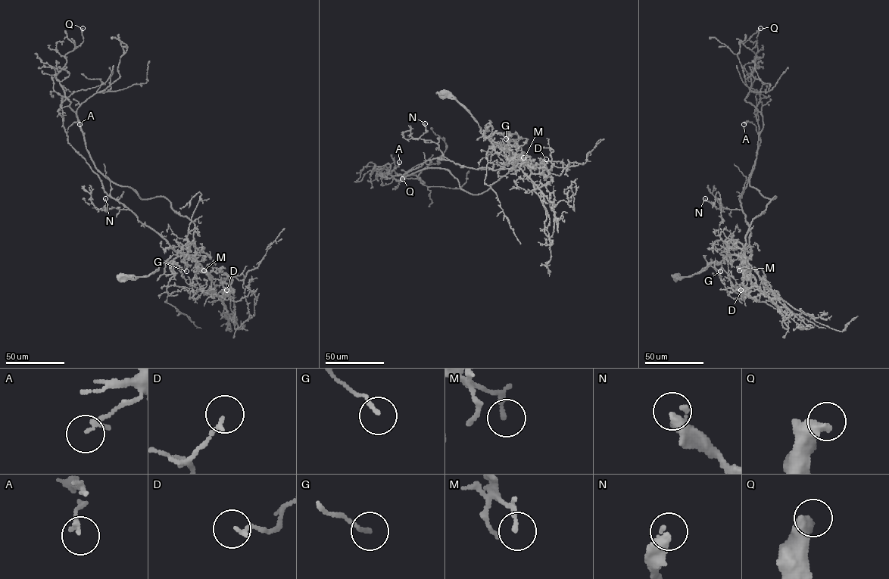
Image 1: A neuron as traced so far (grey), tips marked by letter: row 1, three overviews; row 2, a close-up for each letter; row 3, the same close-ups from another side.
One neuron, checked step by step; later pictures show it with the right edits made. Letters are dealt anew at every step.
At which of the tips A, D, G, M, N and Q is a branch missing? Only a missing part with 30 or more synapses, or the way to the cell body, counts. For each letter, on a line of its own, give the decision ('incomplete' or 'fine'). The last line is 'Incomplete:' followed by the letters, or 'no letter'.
A: fine
D: fine
G: fine
M: fine
N: fine
Q: fine
Incomplete: no letter

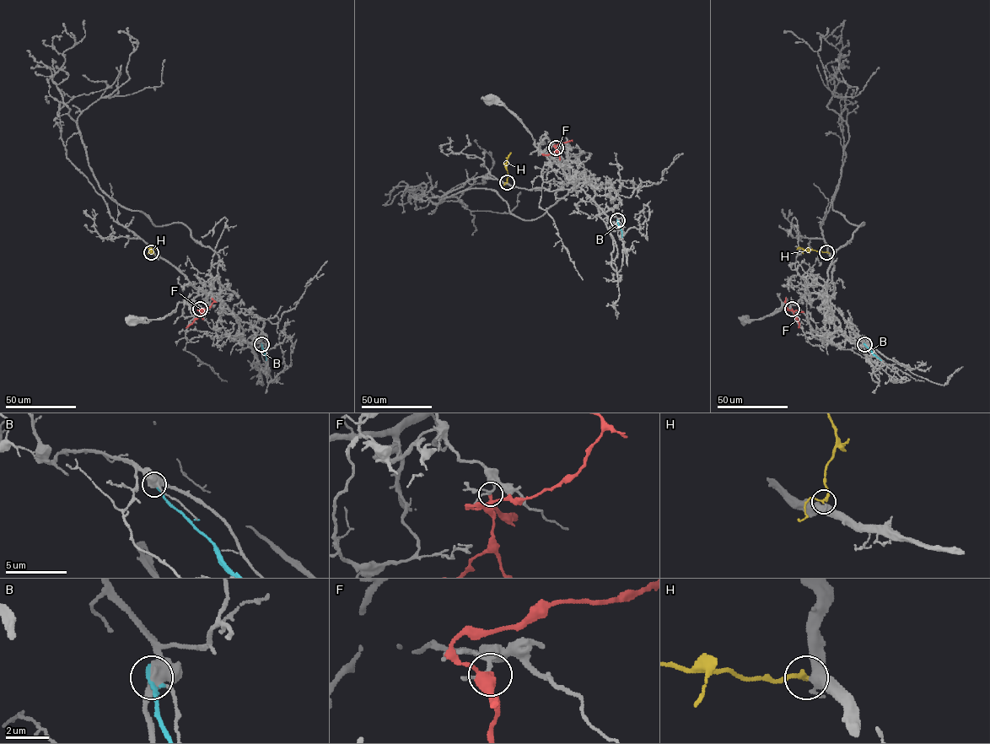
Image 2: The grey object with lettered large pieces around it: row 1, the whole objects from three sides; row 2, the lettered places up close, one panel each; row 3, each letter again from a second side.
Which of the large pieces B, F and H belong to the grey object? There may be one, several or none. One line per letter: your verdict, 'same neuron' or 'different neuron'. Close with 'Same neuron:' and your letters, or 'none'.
B: different neuron
F: different neuron
H: same neuron
Same neuron: H

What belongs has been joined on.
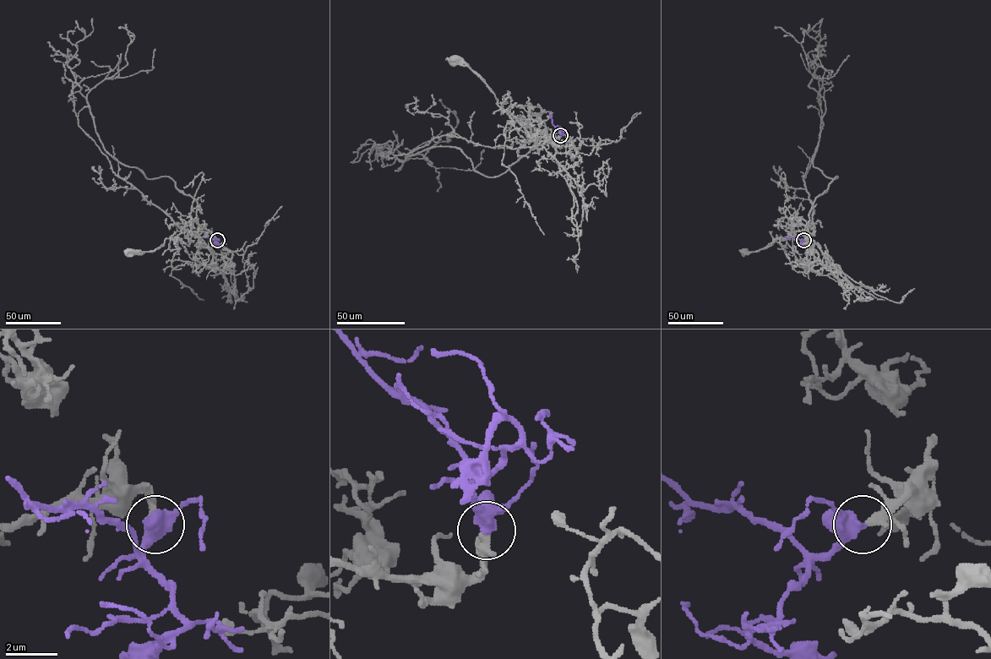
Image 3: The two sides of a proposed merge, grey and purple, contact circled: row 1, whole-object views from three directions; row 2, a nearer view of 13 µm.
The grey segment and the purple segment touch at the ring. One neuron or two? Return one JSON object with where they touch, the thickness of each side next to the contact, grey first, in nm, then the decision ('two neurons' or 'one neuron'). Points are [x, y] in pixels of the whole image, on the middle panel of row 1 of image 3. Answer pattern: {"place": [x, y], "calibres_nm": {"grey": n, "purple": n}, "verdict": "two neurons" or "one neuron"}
{"place": [560, 135], "calibres_nm": {"grey": 240, "purple": 360}, "verdict": "one neuron"}

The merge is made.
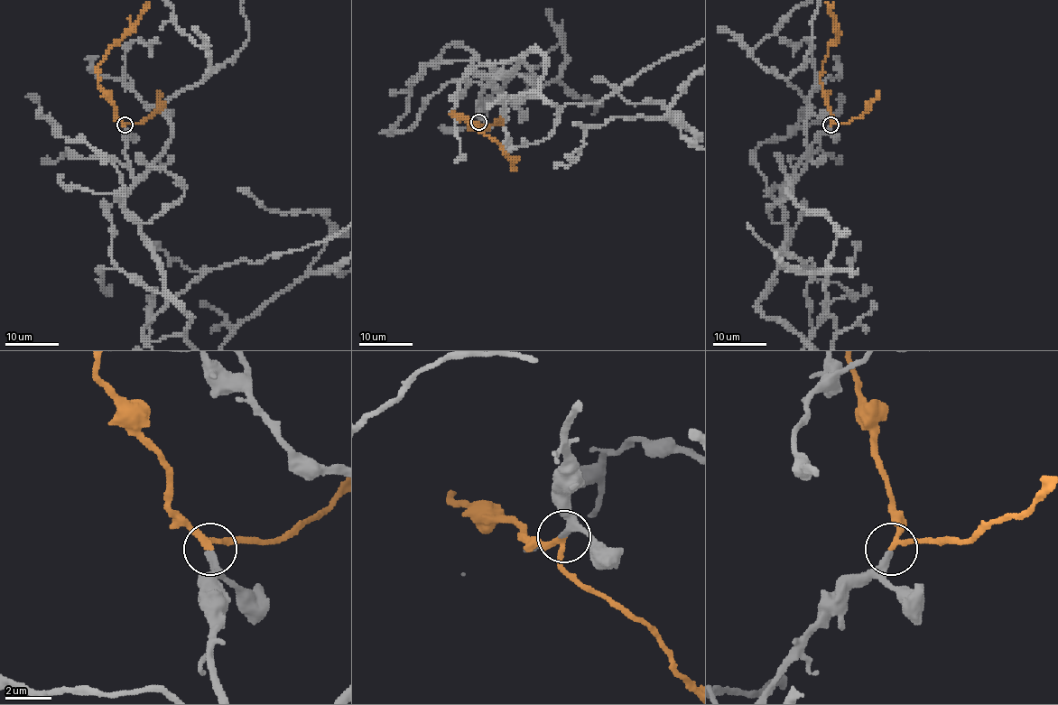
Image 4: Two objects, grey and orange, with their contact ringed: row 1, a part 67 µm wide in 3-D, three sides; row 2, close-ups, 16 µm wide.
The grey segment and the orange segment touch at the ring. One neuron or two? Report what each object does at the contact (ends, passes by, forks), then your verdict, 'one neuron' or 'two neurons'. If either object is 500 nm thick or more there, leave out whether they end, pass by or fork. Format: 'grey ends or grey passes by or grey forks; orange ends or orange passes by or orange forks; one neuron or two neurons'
grey ends; orange passes by; one neuron

